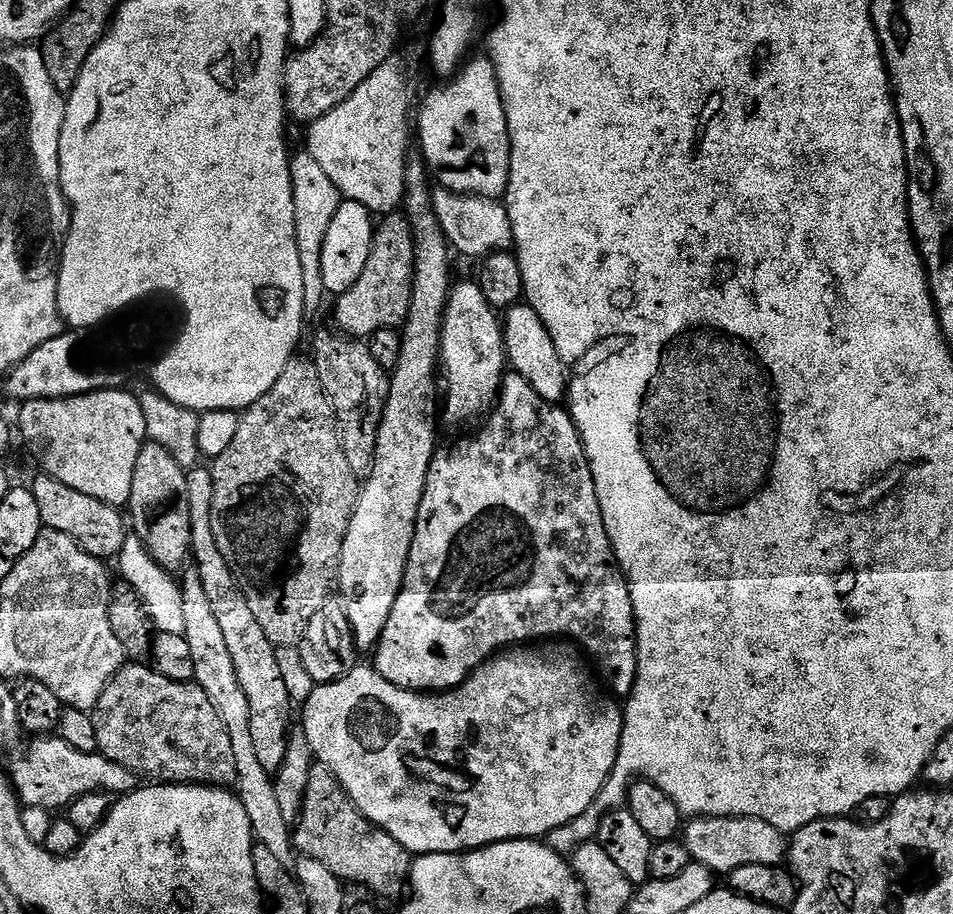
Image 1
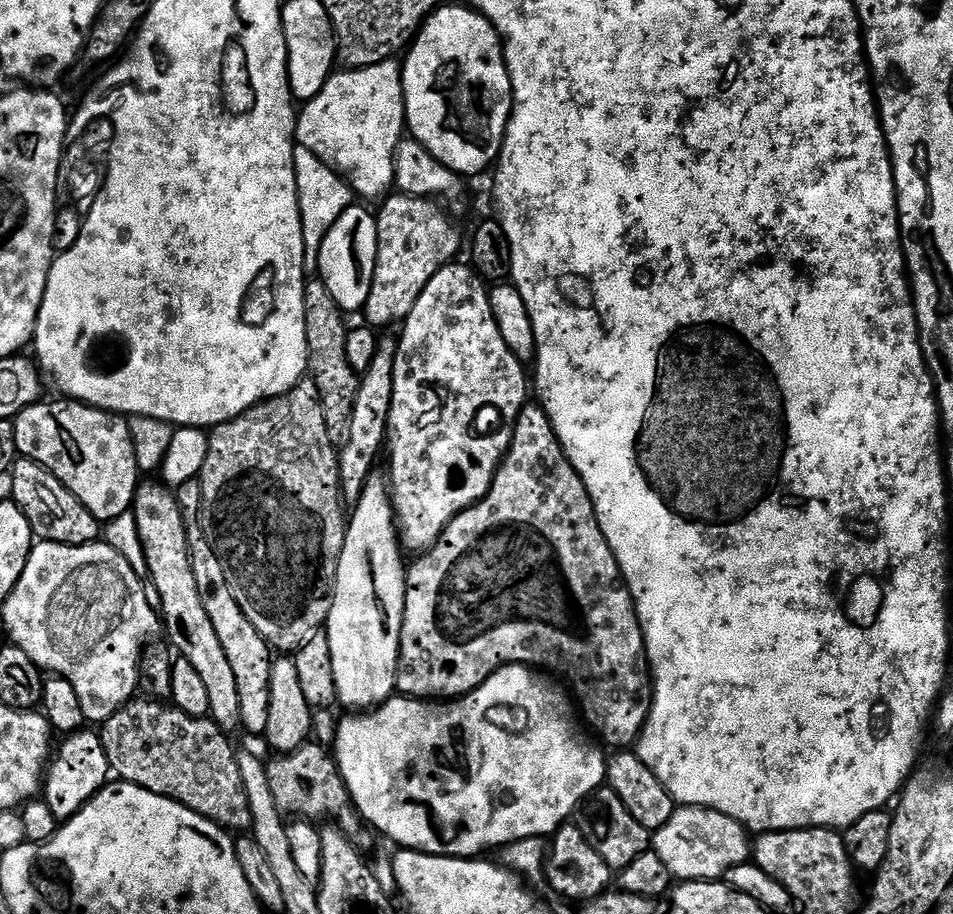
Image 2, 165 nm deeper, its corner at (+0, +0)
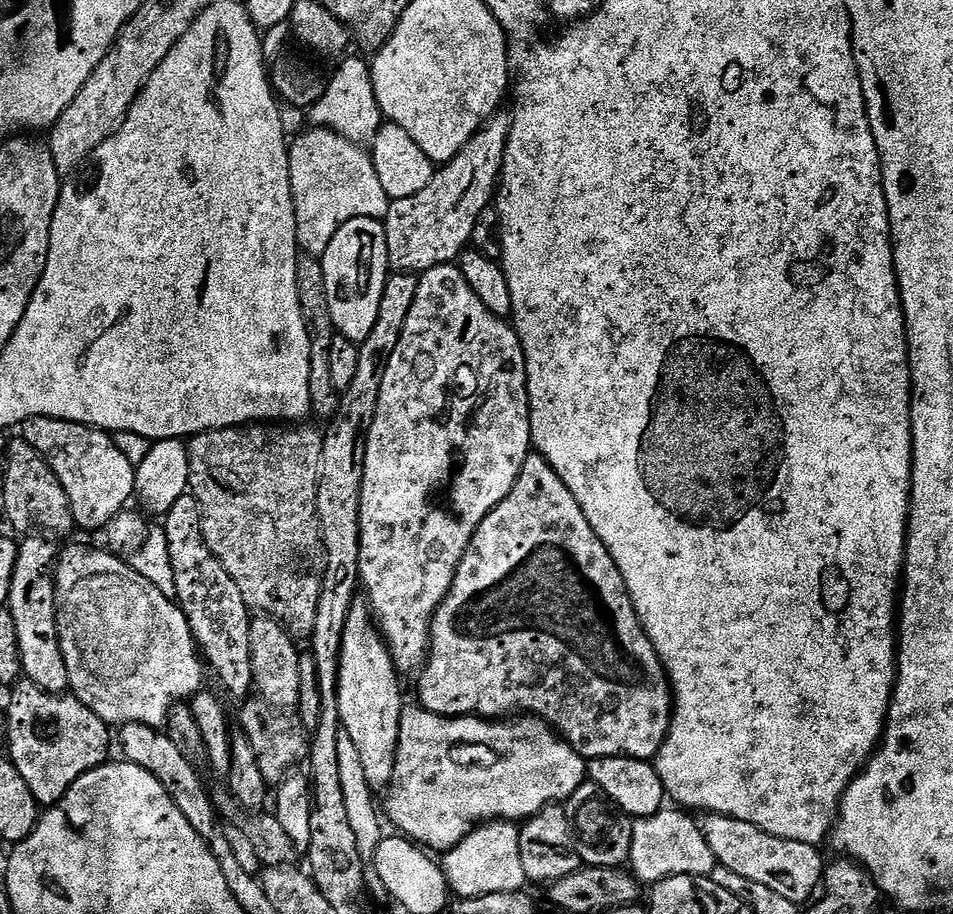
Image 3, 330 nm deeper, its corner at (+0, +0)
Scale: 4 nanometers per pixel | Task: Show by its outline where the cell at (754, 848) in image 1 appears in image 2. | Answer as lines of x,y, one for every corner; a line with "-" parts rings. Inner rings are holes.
677,807
675,814
658,829
650,840
651,847
666,862
670,874
677,881
719,881
727,877
728,871
739,864
749,863
754,848
750,843
750,832
734,818
709,808

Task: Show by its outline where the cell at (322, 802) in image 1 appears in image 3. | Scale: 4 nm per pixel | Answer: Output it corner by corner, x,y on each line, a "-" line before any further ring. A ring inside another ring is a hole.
248,698
239,705
239,731
250,738
250,746
258,754
258,770
262,770
262,778
270,786
278,786
284,779
293,775
296,768
305,763
308,758
310,731
303,725
300,717
291,711
275,708
259,698

